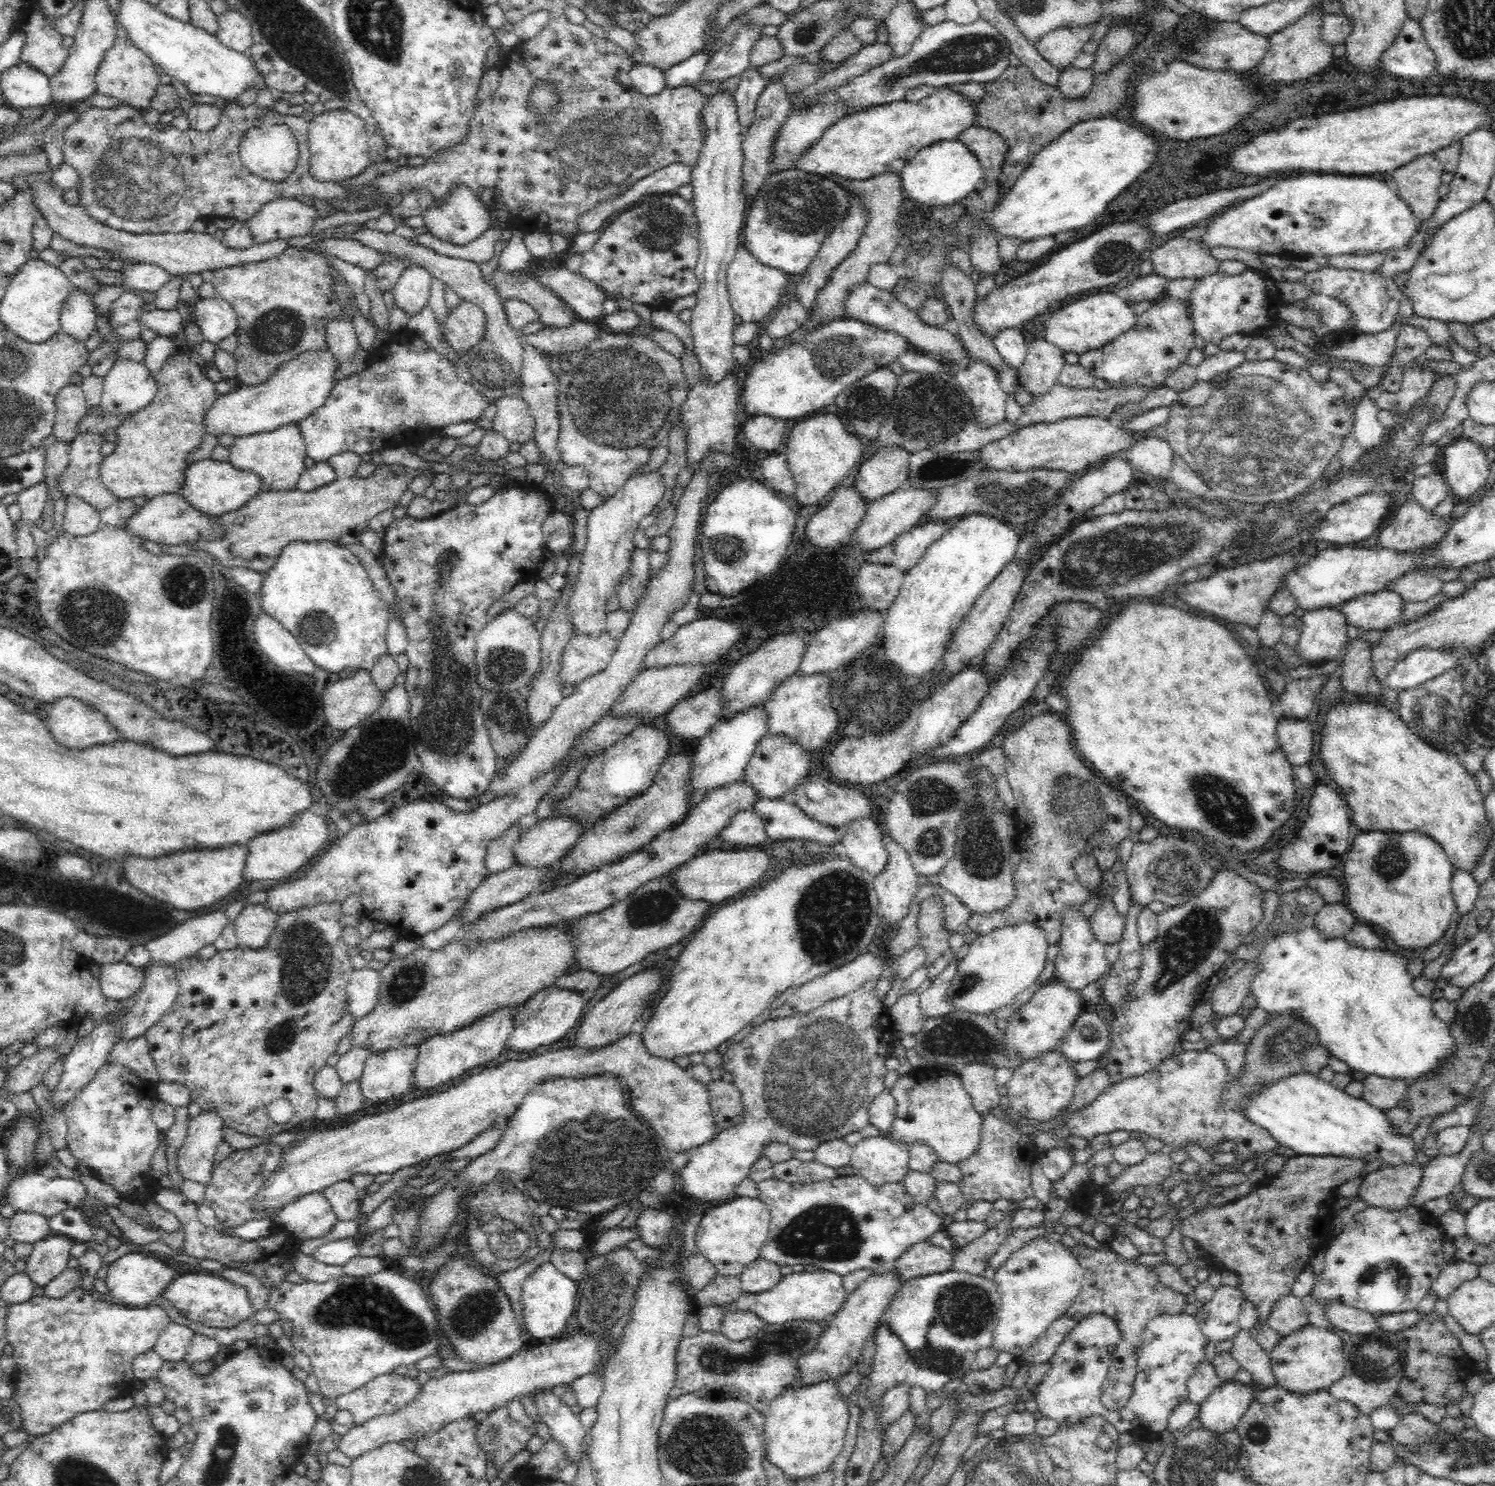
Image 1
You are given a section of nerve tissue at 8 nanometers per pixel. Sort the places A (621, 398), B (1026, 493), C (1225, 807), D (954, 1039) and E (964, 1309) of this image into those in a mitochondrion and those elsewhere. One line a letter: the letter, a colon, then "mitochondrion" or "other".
A: mitochondrion
B: mitochondrion
C: mitochondrion
D: mitochondrion
E: mitochondrion

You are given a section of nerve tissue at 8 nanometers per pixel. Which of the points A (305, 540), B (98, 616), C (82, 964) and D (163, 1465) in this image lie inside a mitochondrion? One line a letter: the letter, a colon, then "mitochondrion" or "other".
A: other
B: mitochondrion
C: other
D: other

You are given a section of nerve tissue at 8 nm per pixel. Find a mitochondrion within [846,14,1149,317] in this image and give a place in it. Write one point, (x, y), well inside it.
(973, 52)

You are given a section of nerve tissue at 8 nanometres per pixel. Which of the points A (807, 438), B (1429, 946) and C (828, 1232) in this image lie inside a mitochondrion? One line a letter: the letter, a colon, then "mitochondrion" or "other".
A: other
B: other
C: mitochondrion

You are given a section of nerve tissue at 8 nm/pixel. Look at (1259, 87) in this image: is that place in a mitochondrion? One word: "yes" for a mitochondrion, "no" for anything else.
no

